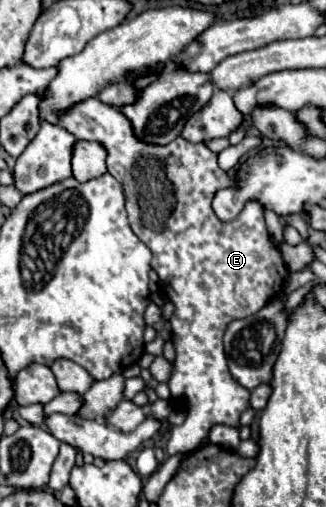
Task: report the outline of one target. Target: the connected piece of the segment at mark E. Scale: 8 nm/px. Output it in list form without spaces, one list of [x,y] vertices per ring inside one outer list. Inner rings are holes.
[[[89,98],[87,102],[75,104],[67,114],[61,114],[61,126],[71,132],[79,140],[95,140],[107,150],[109,174],[121,182],[125,192],[125,206],[129,214],[129,222],[133,232],[139,236],[143,244],[153,252],[151,266],[159,274],[165,296],[175,304],[175,312],[171,316],[171,336],[175,346],[175,362],[173,374],[169,378],[171,398],[181,398],[185,402],[187,418],[183,424],[171,428],[171,436],[167,442],[167,454],[189,454],[199,448],[201,440],[209,434],[211,426],[225,424],[239,428],[239,418],[249,408],[251,392],[233,380],[227,358],[223,352],[223,332],[229,322],[237,318],[247,318],[261,310],[273,296],[281,292],[289,270],[281,258],[279,248],[271,242],[263,208],[257,202],[249,202],[243,212],[231,222],[219,222],[215,212],[211,210],[211,198],[215,190],[223,186],[231,186],[231,176],[227,176],[217,166],[217,154],[211,152],[205,144],[193,144],[185,138],[175,138],[167,146],[147,146],[139,142],[131,130],[131,124],[117,108],[103,104],[97,98]]]

